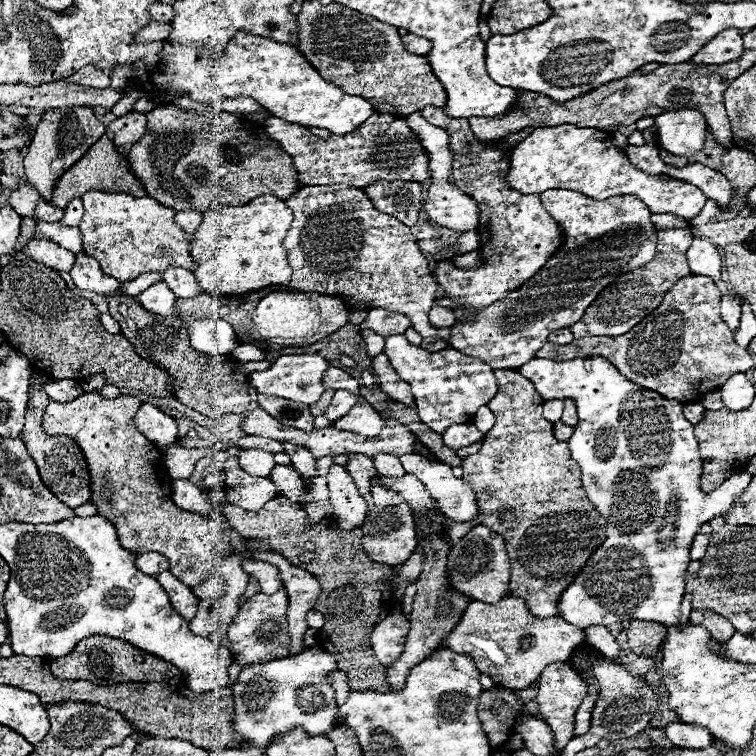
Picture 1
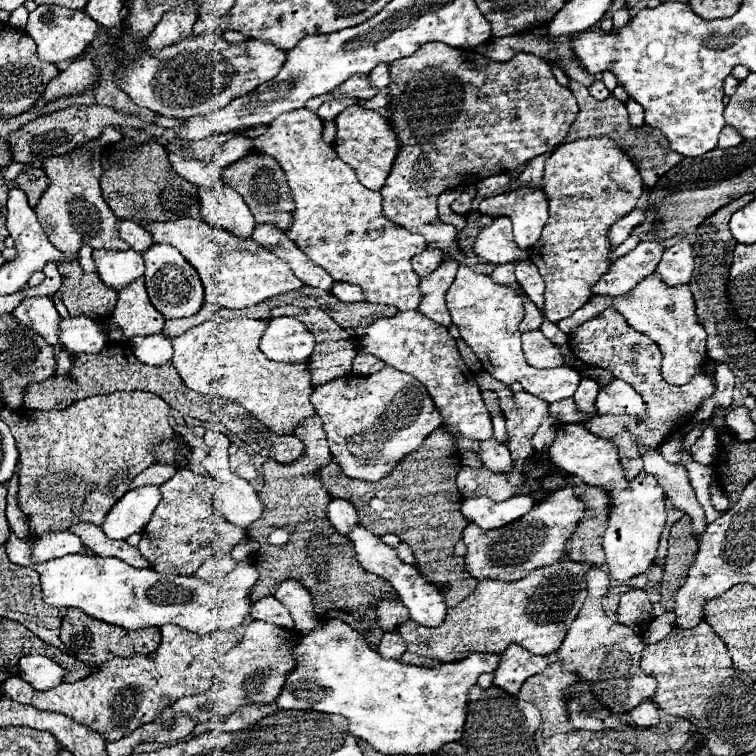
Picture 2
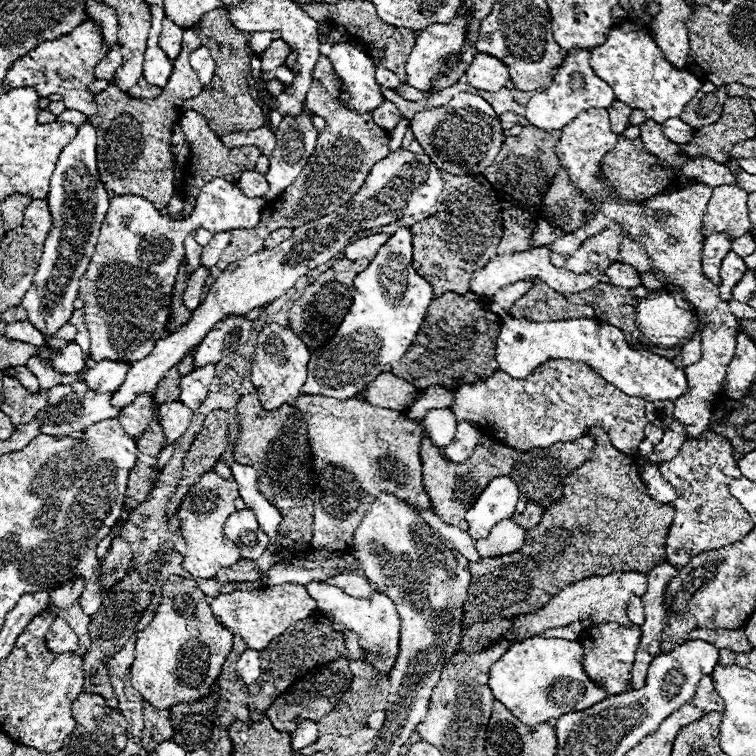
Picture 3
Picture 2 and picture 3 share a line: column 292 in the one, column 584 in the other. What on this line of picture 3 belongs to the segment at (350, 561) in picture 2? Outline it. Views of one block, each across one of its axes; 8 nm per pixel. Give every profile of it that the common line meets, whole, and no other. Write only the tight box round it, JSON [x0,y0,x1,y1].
[464,426,674,628]

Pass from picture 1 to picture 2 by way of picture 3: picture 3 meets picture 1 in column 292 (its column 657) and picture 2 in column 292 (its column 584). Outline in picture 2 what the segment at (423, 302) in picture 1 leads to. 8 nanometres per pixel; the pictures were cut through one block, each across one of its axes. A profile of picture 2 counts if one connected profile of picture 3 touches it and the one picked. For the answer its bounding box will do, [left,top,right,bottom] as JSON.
[254,110,428,310]

